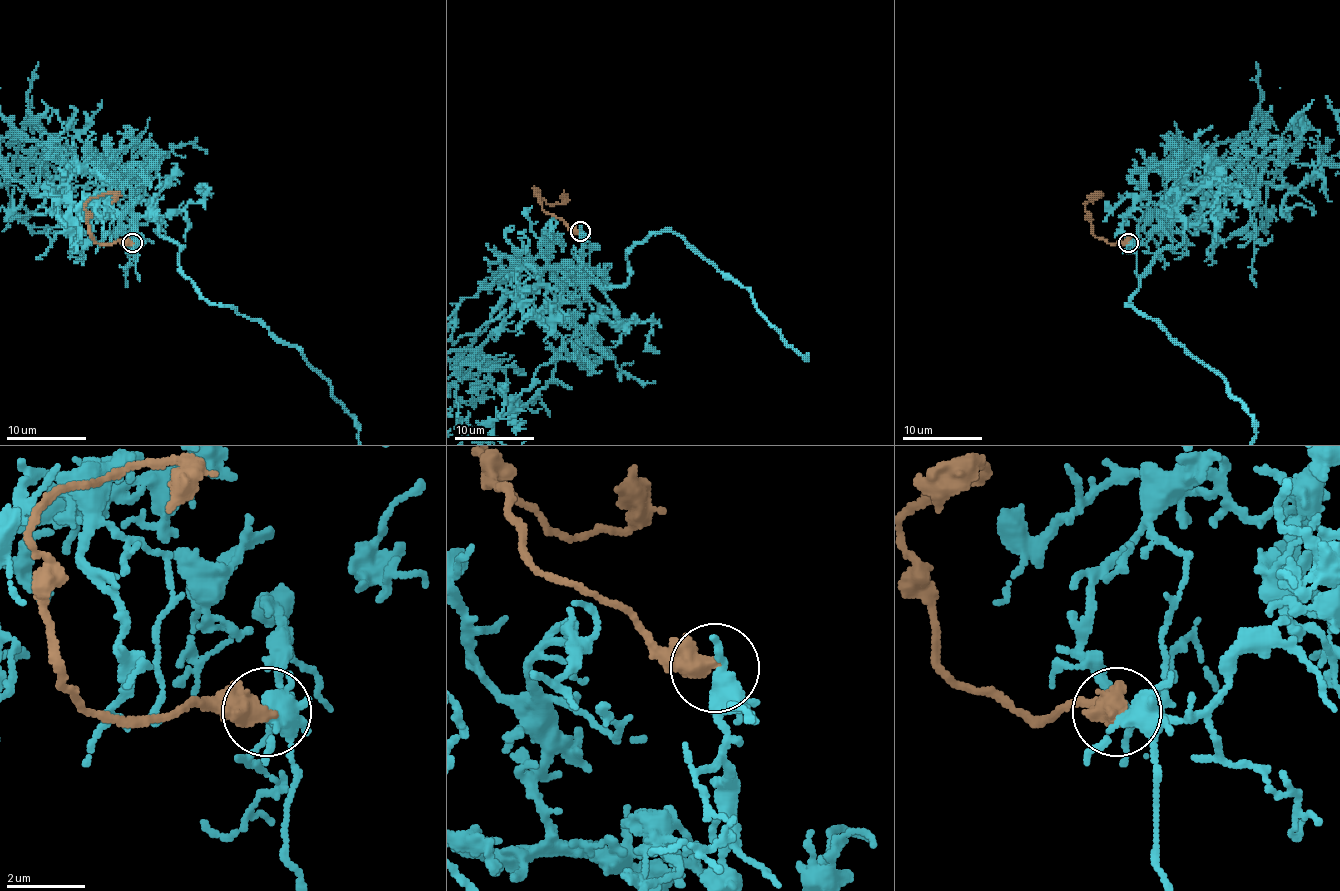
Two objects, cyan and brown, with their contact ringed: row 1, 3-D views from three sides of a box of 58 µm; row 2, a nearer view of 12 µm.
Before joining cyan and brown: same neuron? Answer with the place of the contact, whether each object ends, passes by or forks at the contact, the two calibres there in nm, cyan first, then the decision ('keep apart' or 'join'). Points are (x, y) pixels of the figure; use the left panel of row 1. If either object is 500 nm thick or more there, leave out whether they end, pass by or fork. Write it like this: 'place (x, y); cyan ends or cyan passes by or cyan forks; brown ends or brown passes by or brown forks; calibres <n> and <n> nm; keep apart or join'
place (132, 243); calibres 320 and 550 nm; keep apart

